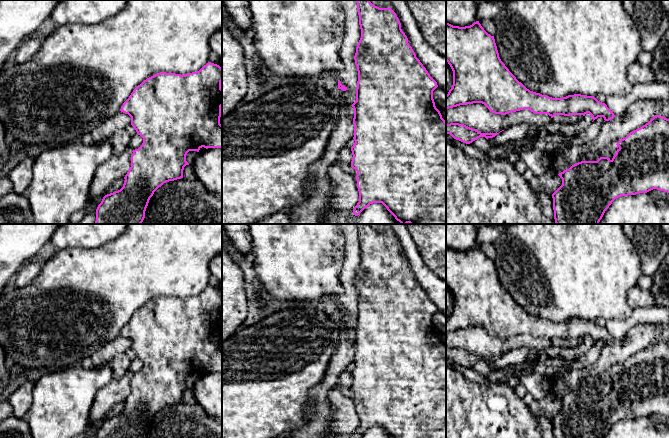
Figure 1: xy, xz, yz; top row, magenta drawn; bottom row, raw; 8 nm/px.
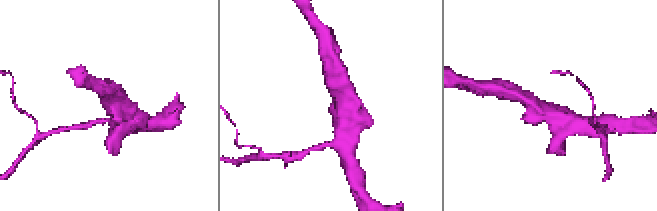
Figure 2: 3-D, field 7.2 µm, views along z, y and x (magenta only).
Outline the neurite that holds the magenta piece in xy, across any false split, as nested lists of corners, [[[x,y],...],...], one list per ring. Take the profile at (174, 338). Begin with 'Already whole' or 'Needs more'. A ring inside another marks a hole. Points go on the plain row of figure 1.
Already whole. [[[208,286],[199,295],[184,299],[160,296],[138,309],[123,327],[120,335],[131,341],[131,349],[143,362],[142,369],[133,374],[131,391],[125,399],[123,411],[103,421],[96,438],[145,438],[150,422],[164,407],[183,402],[183,394],[189,387],[186,379],[204,371],[222,372],[222,292]]]

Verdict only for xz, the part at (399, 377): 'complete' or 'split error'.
complete

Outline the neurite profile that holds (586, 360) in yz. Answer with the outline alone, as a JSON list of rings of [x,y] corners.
[[[598,341],[588,350],[587,353],[576,357],[575,361],[570,365],[556,367],[553,374],[555,376],[560,376],[564,373],[570,373],[573,371],[578,372],[581,369],[591,367],[599,358],[600,352],[604,345],[603,341]]]

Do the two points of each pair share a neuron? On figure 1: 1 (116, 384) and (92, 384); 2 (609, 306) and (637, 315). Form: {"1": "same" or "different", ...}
{"1": "different", "2": "different"}

